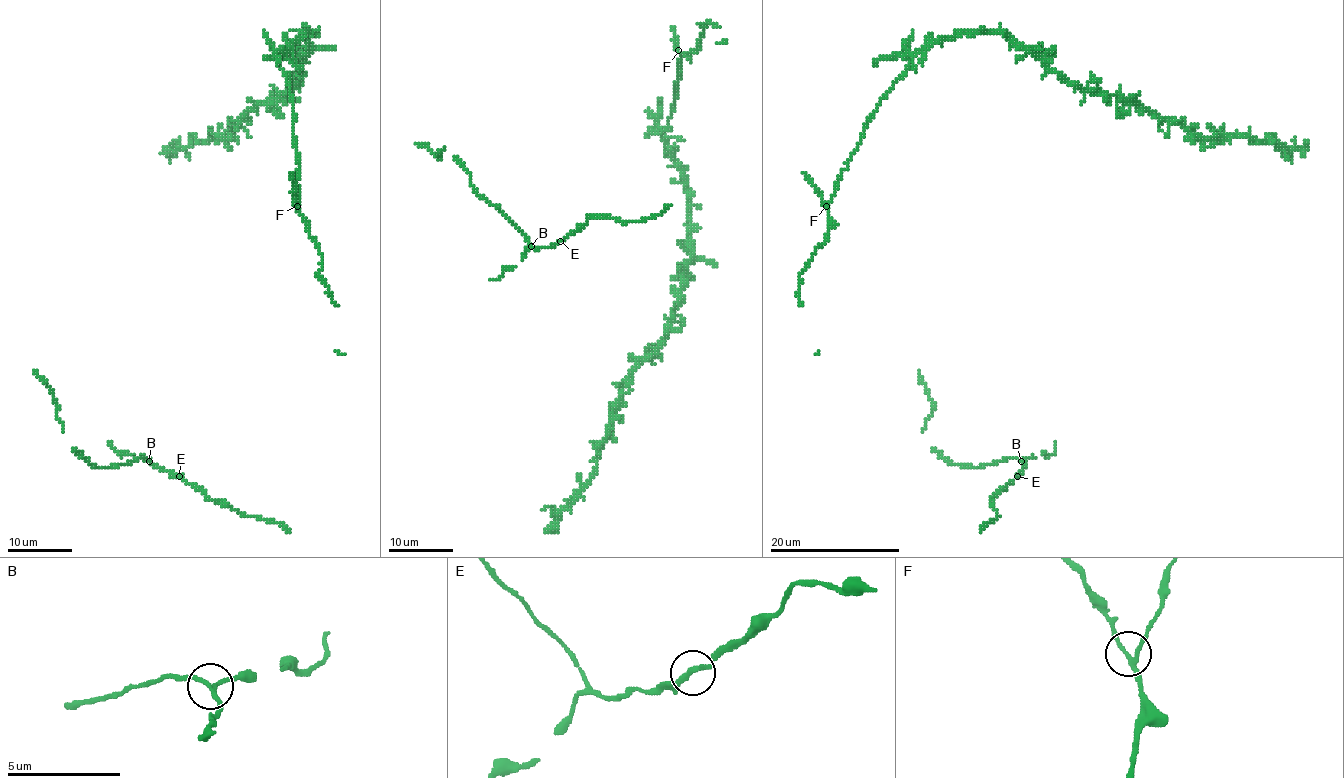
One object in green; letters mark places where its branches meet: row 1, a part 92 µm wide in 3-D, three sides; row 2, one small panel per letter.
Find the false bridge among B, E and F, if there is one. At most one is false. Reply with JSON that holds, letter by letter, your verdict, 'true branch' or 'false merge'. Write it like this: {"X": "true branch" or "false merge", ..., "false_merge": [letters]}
{"B": "false merge", "E": "true branch", "F": "true branch", "false_merge": ["B"]}

